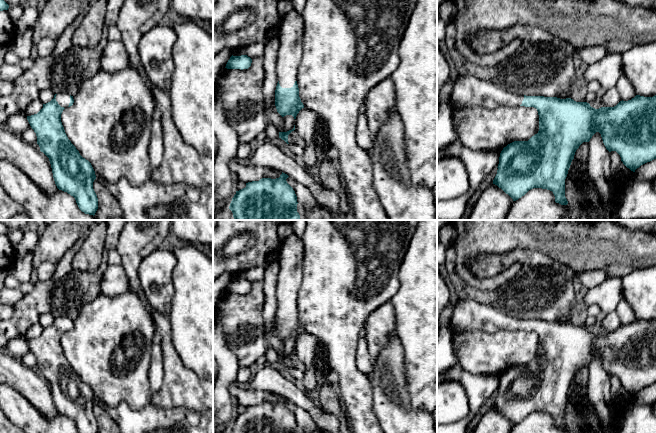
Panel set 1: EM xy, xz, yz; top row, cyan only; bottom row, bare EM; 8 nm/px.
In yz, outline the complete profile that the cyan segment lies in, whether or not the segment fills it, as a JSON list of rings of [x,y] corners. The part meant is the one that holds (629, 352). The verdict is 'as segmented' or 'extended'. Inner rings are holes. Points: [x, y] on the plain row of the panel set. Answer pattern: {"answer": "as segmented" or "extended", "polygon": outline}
{"answer": "extended", "polygon": [[[459,298],[454,308],[450,329],[455,331],[483,330],[489,333],[507,329],[537,333],[539,339],[538,357],[528,365],[514,365],[508,368],[500,377],[498,394],[493,408],[501,412],[513,425],[518,424],[533,412],[542,412],[553,416],[556,427],[567,429],[565,403],[571,386],[579,370],[583,366],[589,366],[596,356],[601,358],[606,373],[609,376],[616,375],[620,379],[623,388],[633,396],[641,389],[656,383],[656,319],[653,321],[636,319],[631,324],[620,325],[614,331],[595,333],[587,326],[576,326],[571,322],[517,319],[474,299]]]}

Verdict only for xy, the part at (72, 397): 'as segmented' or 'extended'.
extended

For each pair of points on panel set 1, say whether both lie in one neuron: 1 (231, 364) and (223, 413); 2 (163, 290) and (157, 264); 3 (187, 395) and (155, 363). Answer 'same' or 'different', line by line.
1: same
2: same
3: different

